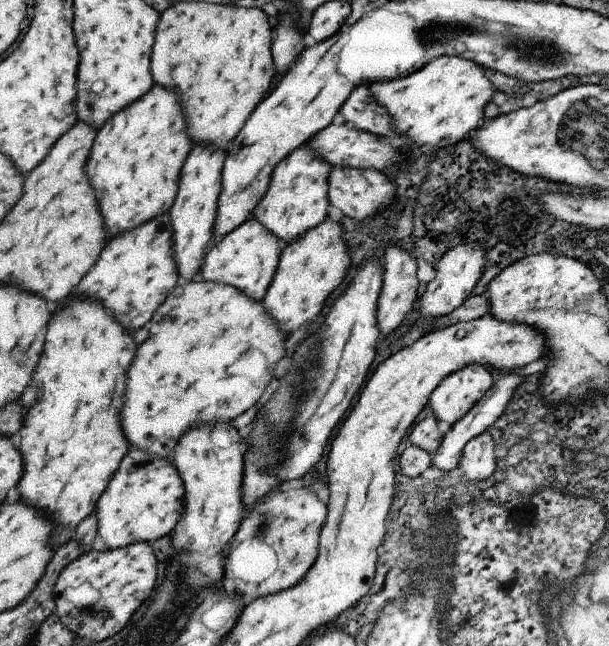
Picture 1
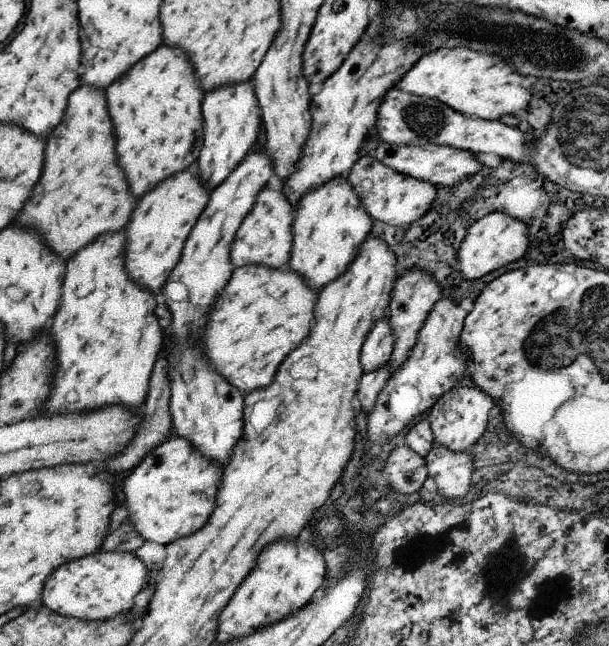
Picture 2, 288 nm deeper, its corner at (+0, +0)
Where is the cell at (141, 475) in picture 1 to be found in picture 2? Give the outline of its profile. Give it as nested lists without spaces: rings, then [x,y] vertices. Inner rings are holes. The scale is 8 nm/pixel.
[[[171,436],[163,444],[155,446],[125,478],[121,504],[127,508],[131,524],[145,540],[169,544],[175,538],[197,532],[207,522],[213,510],[219,478],[221,464],[205,458],[183,438]]]

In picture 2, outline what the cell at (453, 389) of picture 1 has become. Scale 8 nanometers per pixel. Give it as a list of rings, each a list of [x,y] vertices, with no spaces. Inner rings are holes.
[[[463,384],[459,388],[445,392],[431,406],[431,412],[427,414],[427,422],[431,424],[435,446],[445,446],[455,454],[467,452],[467,448],[471,448],[485,434],[485,428],[489,424],[489,410],[493,404],[495,402],[489,394],[485,394],[483,390],[477,390],[469,384]]]

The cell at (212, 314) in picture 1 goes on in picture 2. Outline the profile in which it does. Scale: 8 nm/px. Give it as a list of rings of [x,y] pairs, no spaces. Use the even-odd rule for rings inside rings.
[[[257,264],[235,268],[229,284],[225,286],[225,292],[217,296],[217,304],[213,306],[213,312],[207,320],[207,330],[203,334],[203,352],[207,354],[211,368],[219,376],[225,376],[225,380],[229,380],[229,384],[241,392],[271,384],[277,364],[307,336],[307,330],[311,328],[309,322],[313,318],[315,298],[317,292],[311,290],[299,274],[287,268],[273,270]]]

